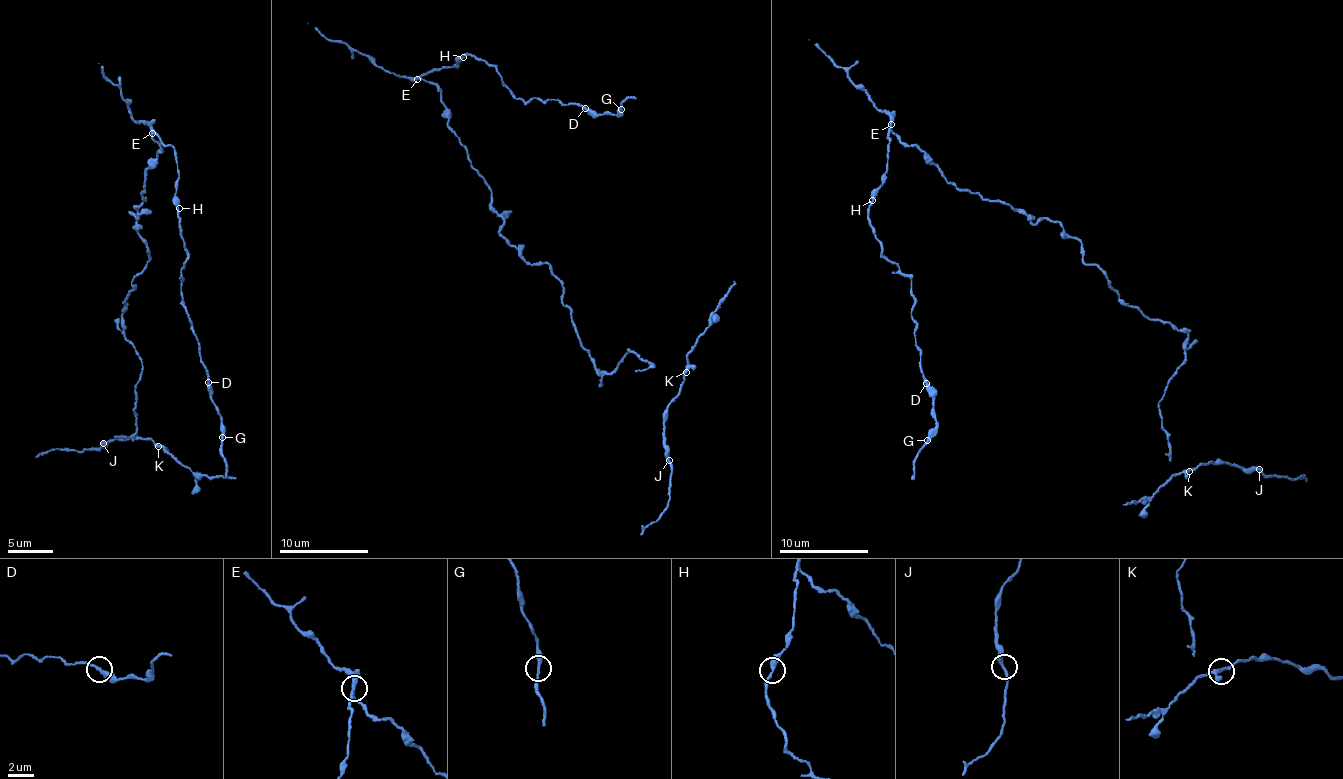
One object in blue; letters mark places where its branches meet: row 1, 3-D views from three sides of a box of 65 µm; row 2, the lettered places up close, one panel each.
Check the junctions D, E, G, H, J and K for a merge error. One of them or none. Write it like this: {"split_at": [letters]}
{"split_at": ["E"]}

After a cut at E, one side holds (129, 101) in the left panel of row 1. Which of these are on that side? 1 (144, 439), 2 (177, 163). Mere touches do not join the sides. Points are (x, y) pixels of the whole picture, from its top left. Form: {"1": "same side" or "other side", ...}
{"1": "same side", "2": "same side"}

